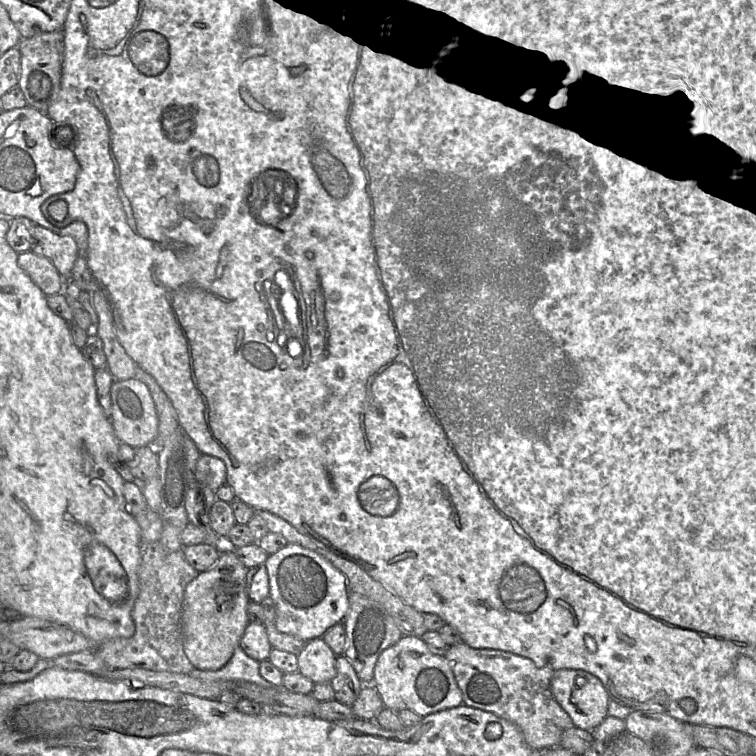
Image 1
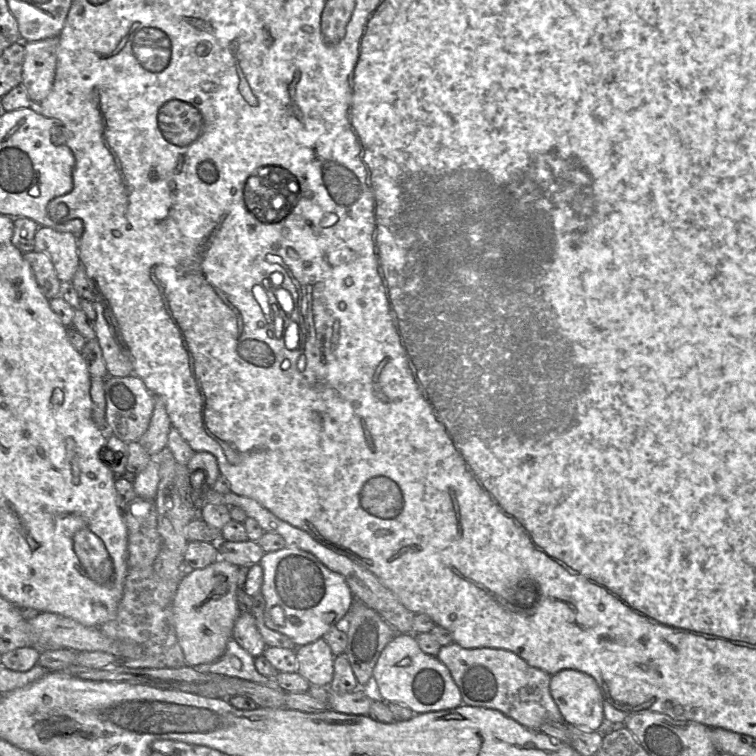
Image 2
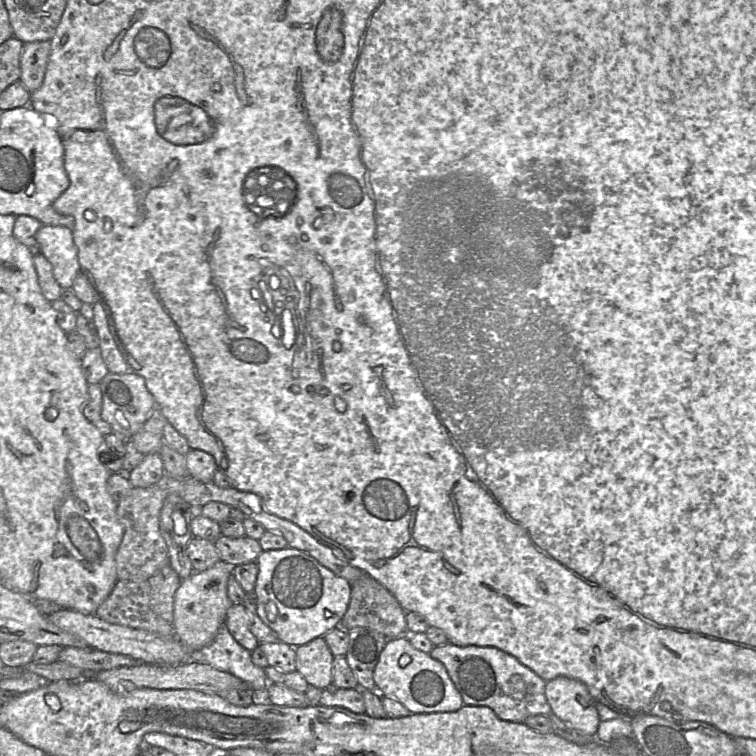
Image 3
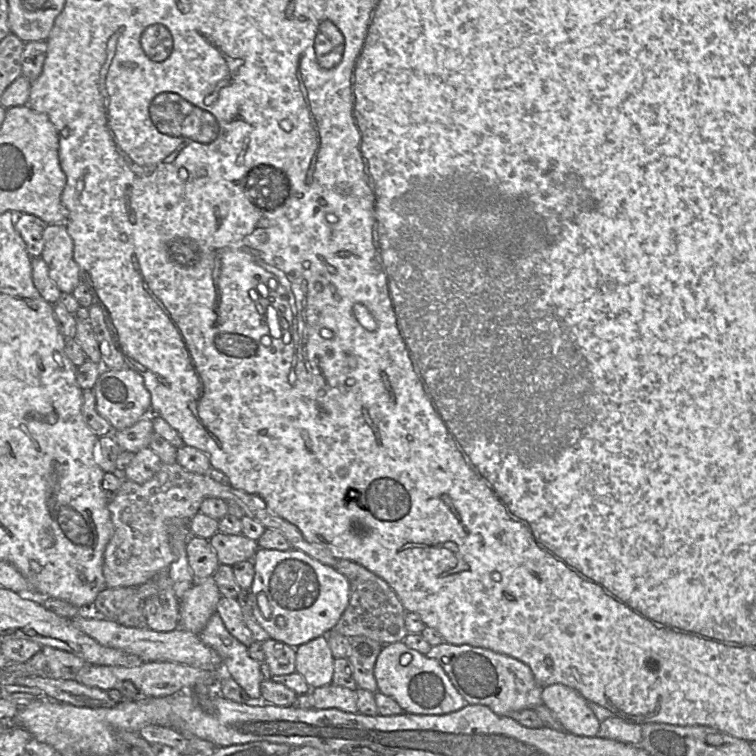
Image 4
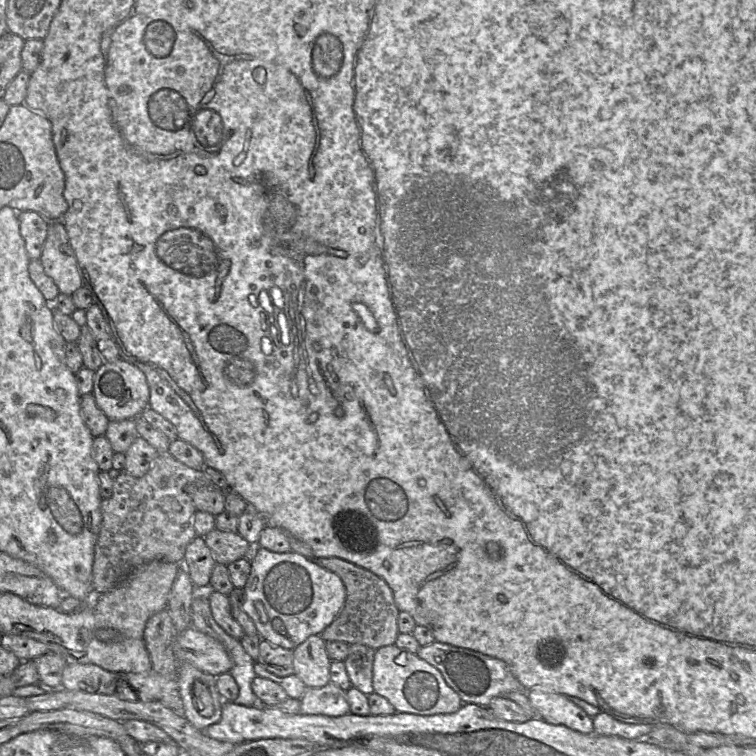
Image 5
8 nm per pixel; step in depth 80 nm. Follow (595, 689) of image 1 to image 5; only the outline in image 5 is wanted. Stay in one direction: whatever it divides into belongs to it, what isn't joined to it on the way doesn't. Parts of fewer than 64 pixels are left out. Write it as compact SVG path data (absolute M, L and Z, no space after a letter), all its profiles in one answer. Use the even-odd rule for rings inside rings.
M535 690L526 692L532 706L545 722L562 725L586 735L594 734L593 718L565 695Z

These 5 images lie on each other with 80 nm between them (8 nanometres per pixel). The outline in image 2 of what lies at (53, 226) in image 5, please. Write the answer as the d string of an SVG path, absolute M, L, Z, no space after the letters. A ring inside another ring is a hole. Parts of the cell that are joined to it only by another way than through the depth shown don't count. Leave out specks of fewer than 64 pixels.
M39 226L34 236L34 251L50 258L61 283L72 281L80 265L78 238L75 235Z

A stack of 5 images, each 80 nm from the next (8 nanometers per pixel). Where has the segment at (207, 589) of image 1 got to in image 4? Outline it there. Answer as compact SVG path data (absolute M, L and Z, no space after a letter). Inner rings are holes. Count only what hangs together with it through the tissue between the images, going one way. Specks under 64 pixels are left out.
M213 578L195 580L179 601L179 627L199 635L222 597Z

